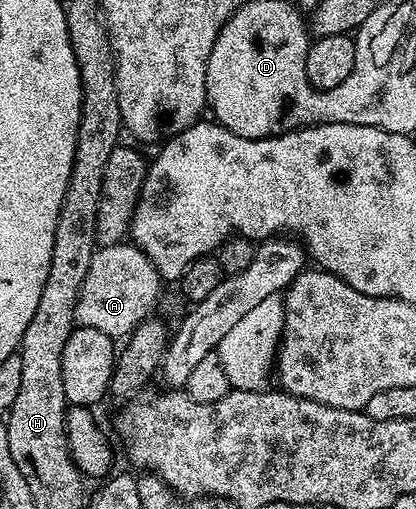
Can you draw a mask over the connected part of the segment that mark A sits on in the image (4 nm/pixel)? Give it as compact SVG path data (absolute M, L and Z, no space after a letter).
M102 245L93 255L91 267L87 267L87 279L83 279L73 320L80 327L95 327L95 331L103 331L103 335L114 339L128 338L129 334L152 314L149 312L156 307L157 300L161 297L161 285L163 286L163 278L159 275L155 263L151 263L151 259L143 255L138 245Z

